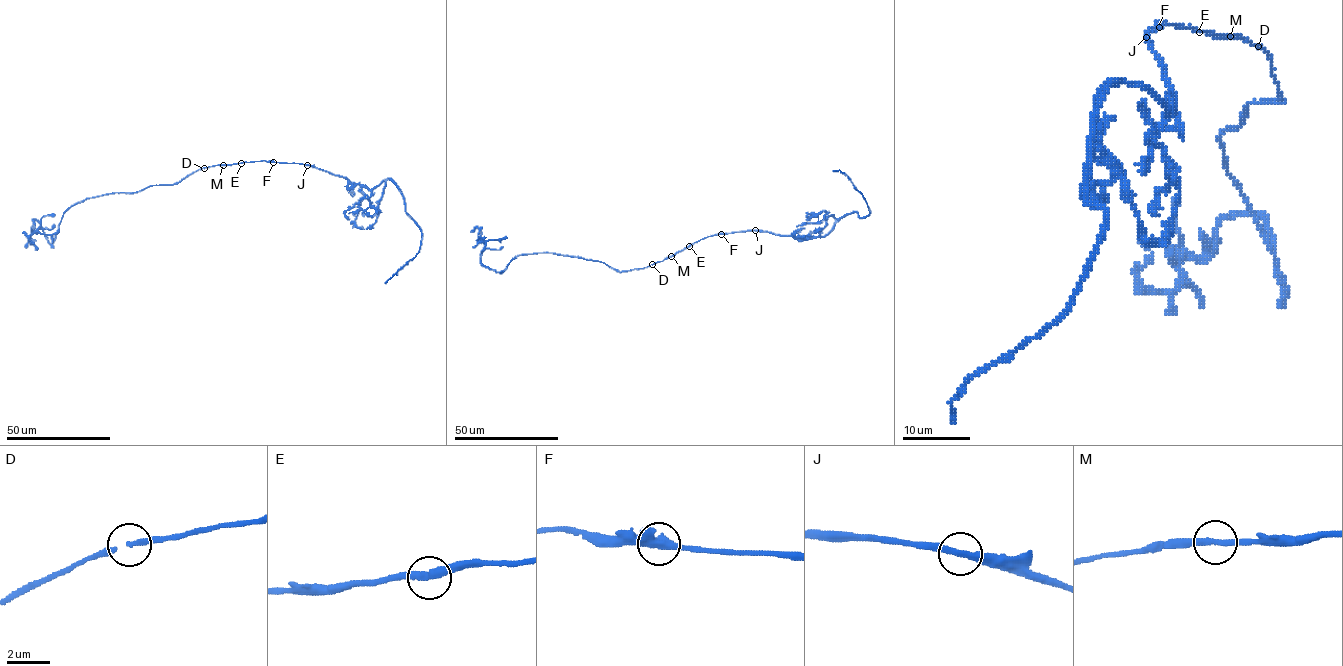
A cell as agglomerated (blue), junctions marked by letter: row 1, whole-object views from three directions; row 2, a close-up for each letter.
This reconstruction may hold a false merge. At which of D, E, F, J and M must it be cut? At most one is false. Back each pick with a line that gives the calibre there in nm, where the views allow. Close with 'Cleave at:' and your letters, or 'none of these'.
Cleave at: none of these

